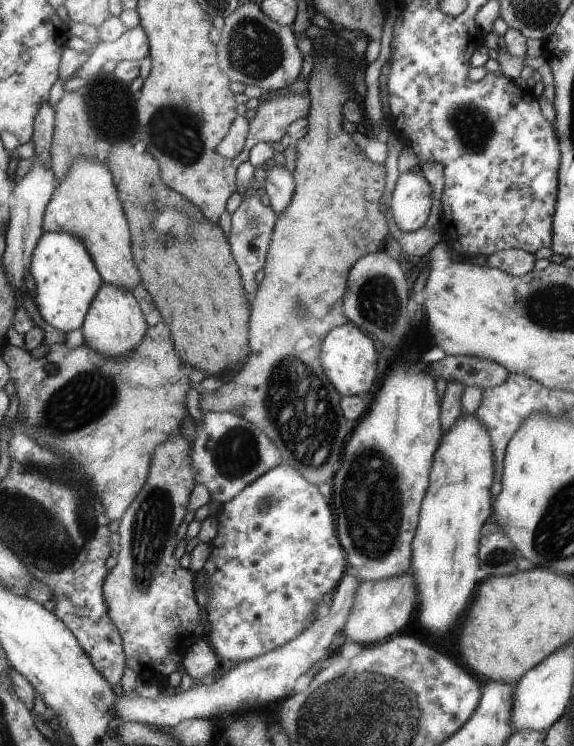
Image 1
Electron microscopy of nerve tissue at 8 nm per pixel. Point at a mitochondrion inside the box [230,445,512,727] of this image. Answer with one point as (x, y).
(267, 503)

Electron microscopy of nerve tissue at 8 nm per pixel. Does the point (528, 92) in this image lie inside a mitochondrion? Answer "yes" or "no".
no

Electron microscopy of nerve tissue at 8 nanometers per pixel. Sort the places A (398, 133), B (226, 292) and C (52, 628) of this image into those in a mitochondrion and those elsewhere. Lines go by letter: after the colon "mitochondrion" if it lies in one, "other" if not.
A: other
B: other
C: other

